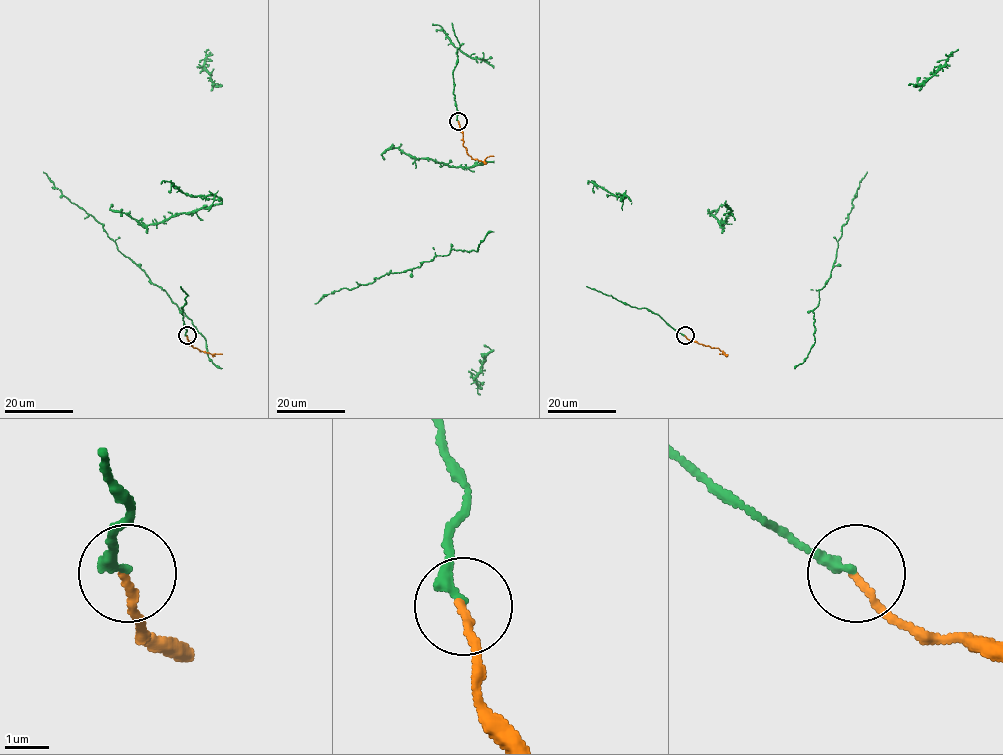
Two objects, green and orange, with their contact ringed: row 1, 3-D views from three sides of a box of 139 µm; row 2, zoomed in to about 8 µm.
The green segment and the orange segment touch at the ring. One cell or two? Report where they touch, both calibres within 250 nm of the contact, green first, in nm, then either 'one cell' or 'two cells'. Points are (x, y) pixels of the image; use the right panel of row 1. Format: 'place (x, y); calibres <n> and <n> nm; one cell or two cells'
place (685, 335); calibres 240 and 170 nm; one cell

